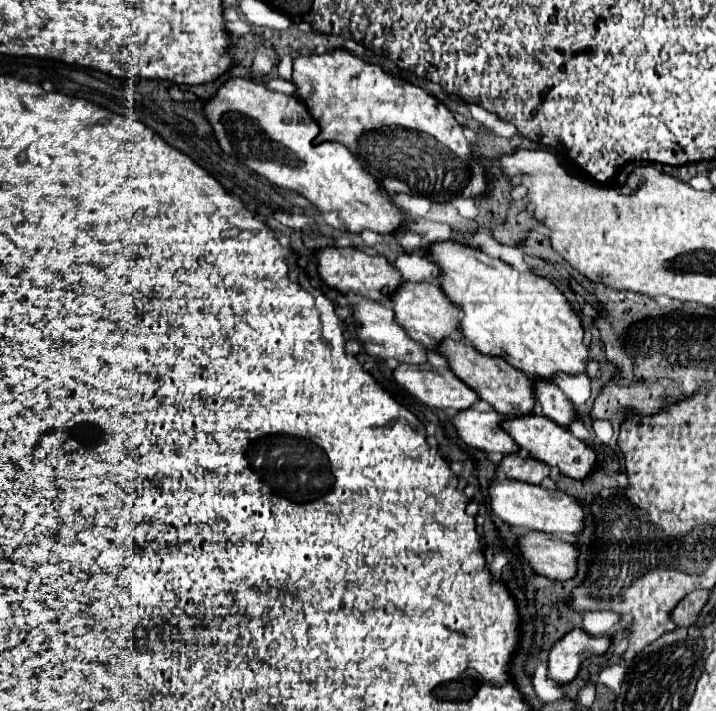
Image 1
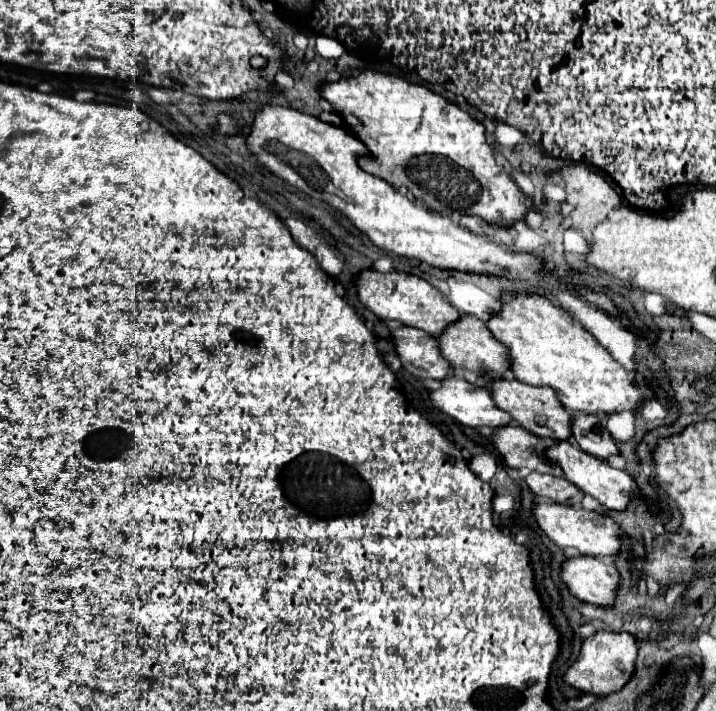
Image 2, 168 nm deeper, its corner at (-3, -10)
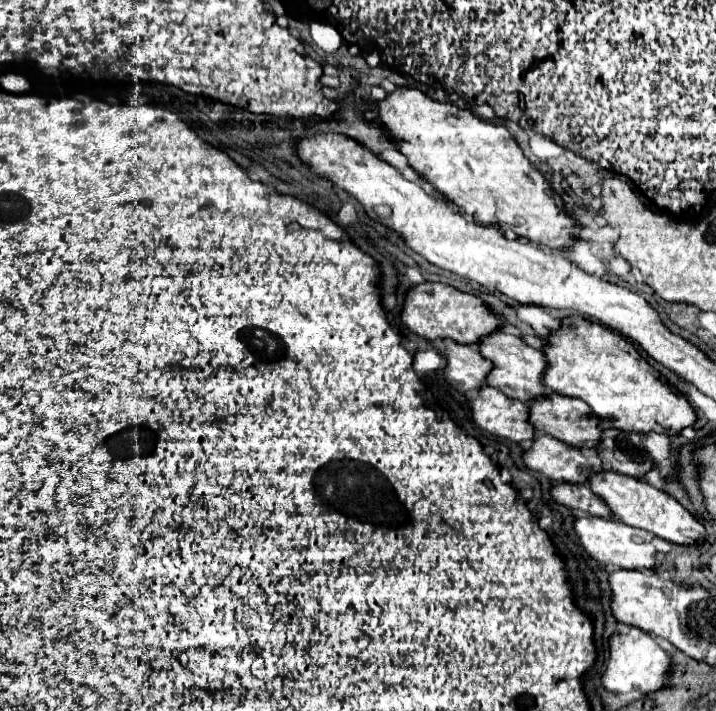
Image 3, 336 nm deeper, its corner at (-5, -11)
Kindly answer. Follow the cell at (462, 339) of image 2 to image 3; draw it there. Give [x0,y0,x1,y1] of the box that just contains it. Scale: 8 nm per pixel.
[478,332,550,402]

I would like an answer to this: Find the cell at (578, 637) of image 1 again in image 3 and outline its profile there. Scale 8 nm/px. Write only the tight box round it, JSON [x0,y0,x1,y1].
[602,626,670,694]

